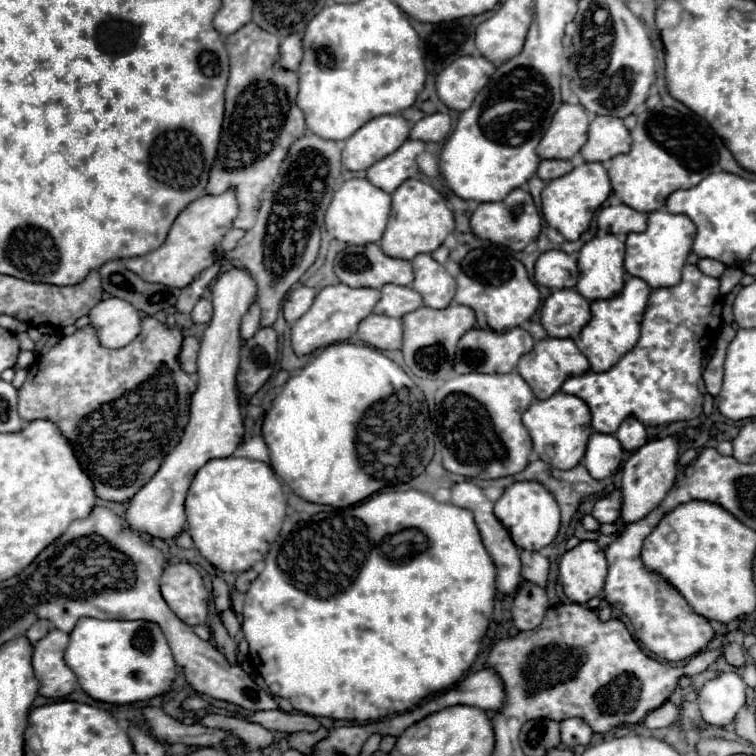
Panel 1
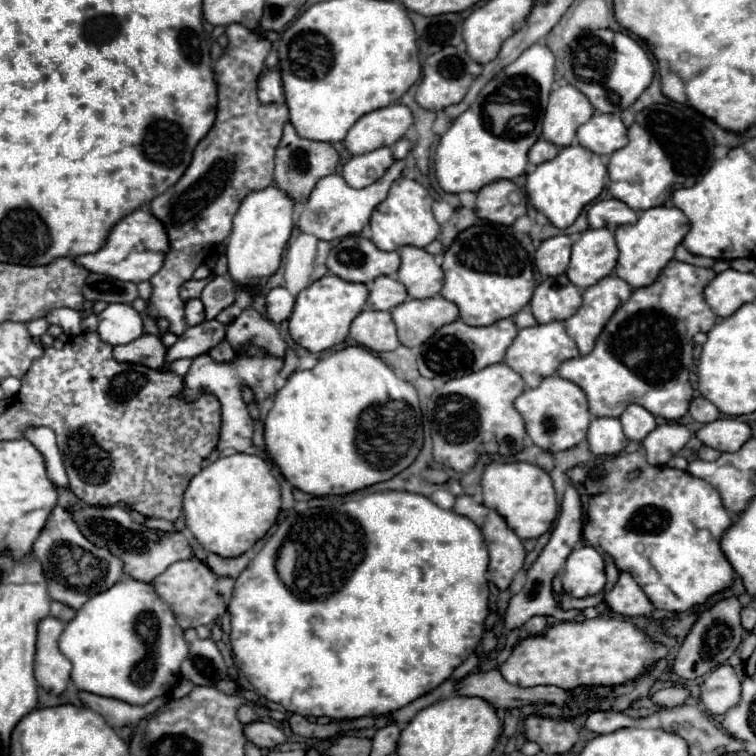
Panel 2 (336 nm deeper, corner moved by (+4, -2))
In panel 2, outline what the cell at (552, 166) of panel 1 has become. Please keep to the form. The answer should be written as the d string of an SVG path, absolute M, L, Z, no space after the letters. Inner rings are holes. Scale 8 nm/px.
M539 138L539 140L533 144L533 148L529 150L529 162L535 164L535 166L539 166L541 162L553 160L553 158L557 156L557 152L559 152L557 146L553 146L551 142L545 142L543 138Z

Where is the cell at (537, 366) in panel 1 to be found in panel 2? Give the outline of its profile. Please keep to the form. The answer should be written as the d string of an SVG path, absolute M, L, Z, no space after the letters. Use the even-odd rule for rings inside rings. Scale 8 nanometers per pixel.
M549 322L549 324L537 324L533 328L519 330L517 338L513 340L513 344L507 350L505 362L525 380L525 384L529 388L537 388L543 378L553 376L557 372L557 368L563 360L577 358L577 356L579 356L579 350L577 350L575 342L567 336L565 324L563 322Z

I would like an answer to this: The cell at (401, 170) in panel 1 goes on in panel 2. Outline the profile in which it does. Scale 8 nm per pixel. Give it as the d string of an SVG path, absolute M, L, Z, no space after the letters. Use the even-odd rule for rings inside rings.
M377 148L369 154L353 156L341 170L341 176L351 188L371 186L377 178L381 178L395 164L395 156L391 148Z

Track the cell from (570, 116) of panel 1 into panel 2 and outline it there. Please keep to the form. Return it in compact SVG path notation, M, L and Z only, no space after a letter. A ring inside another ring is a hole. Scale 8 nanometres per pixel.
M567 84L553 90L545 110L543 138L559 148L571 146L575 142L577 128L585 124L593 112L593 106L577 88Z

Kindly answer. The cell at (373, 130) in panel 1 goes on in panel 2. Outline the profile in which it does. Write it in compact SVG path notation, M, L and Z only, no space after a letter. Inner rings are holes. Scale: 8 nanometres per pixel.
M391 104L361 116L347 132L343 144L351 156L373 152L381 146L393 146L413 124L411 110L403 104Z

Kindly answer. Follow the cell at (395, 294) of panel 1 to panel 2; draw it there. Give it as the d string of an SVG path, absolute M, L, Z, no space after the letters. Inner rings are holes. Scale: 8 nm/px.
M381 276L371 282L371 292L367 298L367 310L391 310L409 298L405 286L391 276Z

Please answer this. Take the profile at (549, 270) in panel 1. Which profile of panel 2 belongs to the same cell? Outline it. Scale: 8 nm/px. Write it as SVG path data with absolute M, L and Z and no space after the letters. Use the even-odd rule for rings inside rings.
M555 236L541 242L535 254L535 266L541 276L557 276L569 268L571 260L571 238L569 236Z

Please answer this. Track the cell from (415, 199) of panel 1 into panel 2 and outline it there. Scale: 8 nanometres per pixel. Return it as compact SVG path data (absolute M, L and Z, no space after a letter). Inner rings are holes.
M399 178L393 182L387 198L377 206L377 210L371 216L371 240L379 250L397 250L401 246L417 246L425 248L431 244L439 234L439 222L433 216L433 198L431 194L415 180Z

